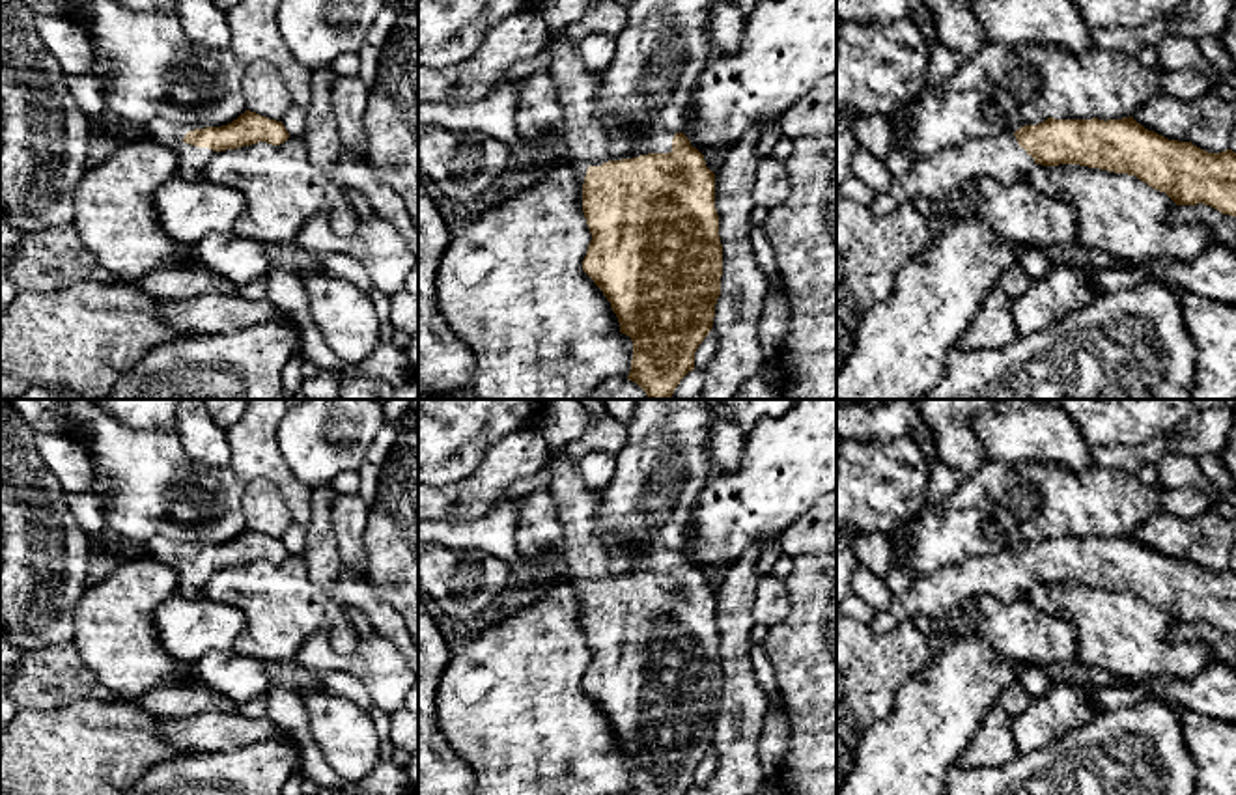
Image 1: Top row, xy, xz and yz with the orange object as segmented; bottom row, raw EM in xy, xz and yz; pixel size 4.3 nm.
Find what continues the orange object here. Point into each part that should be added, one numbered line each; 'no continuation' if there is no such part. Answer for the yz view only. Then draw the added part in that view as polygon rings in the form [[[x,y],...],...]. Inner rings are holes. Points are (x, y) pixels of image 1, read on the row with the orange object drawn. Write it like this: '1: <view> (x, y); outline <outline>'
1: yz (936, 178); outline [[[1014,132],[975,136],[960,147],[915,157],[907,172],[891,179],[887,190],[876,190],[868,209],[881,216],[924,198],[932,207],[958,198],[962,188],[980,177],[1001,183],[1025,181],[1034,159],[1018,144]]]

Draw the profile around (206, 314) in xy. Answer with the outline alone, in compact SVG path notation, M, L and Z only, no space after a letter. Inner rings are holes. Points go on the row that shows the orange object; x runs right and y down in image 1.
M218 293L162 300L159 314L174 328L190 334L224 334L273 319L289 323L267 299L246 300L239 295Z

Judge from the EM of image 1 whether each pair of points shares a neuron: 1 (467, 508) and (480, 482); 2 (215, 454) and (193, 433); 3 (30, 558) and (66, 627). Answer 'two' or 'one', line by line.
1: one
2: one
3: one

